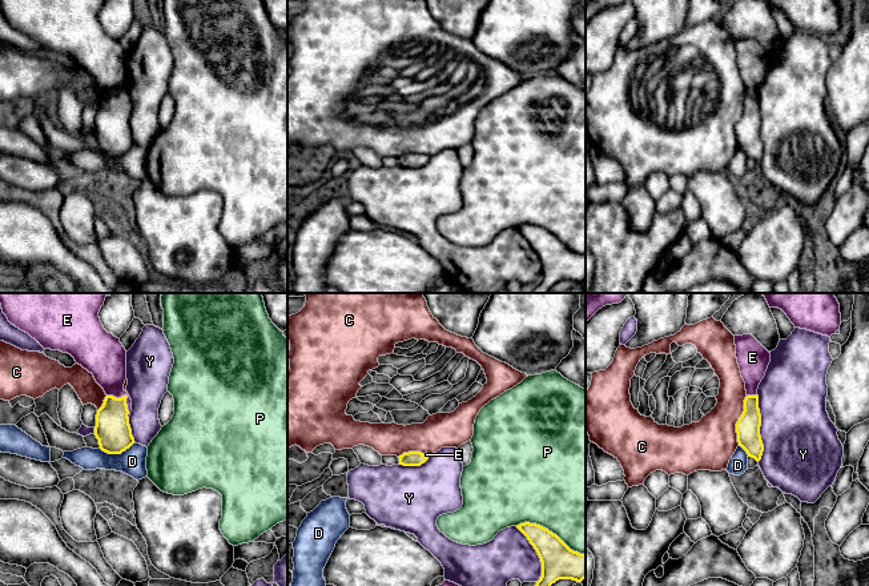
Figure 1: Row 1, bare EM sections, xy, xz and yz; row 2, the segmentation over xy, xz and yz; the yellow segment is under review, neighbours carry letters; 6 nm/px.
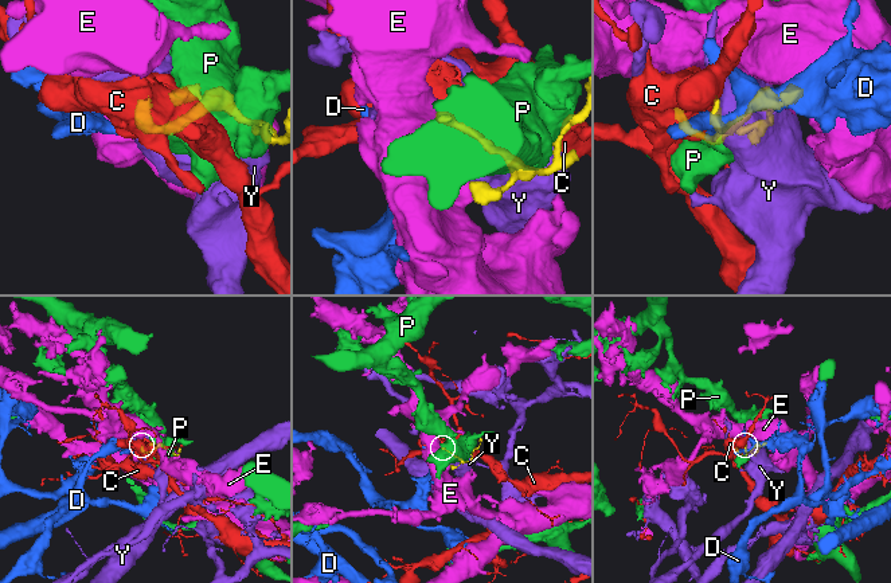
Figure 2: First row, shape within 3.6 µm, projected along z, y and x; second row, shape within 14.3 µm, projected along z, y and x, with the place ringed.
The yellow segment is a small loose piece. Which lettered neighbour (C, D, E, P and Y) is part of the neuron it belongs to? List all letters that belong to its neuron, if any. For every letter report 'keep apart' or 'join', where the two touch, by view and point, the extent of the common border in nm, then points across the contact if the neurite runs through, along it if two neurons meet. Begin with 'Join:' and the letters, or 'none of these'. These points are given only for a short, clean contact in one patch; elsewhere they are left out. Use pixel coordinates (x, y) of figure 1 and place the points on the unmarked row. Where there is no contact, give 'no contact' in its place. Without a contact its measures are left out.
Join: E
C: keep apart; meets yellow in yz at (737, 123); contact 300 nm long; border along yz (747, 97), (743, 105), (743, 115), (736, 125), (737, 147)
D: keep apart; meets yellow in xy at (117, 155); contact 220 nm long; border along xy (135, 144), (120, 155), (105, 155), (100, 151)
E: join; meets yellow in xy at (127, 99); contact 190 nm long
P: keep apart; meets yellow in xz at (551, 233); contact 460 nm long
Y: keep apart; meets yellow in yz at (759, 129); contact 400 nm long

